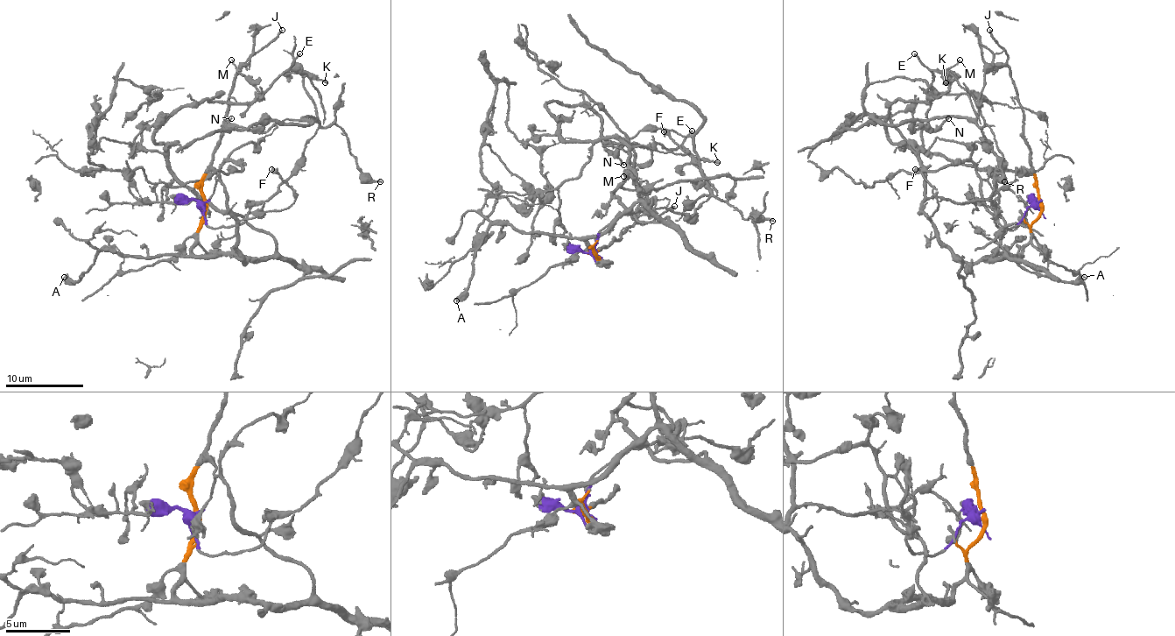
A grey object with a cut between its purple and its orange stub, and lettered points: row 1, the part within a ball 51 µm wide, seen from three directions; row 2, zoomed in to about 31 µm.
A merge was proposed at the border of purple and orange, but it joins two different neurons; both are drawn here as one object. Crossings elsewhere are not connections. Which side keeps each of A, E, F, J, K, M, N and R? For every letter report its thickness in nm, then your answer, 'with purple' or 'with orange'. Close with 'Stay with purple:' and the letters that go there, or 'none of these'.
A: 180 nm | with orange
E: 200 nm | with orange
F: 440 nm | with orange
J: 200 nm | with orange
K: 190 nm | with orange
M: 130 nm | with orange
N: 150 nm | with purple
R: 200 nm | with purple
Stay with purple: N, R

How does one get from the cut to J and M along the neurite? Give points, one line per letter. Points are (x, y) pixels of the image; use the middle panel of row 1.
J: (596, 257), (594, 254), (602, 246), (616, 241), (628, 227), (650, 223), (675, 206)
M: (596, 257), (585, 239), (637, 200), (628, 149), (567, 141), (545, 106), (645, 147), (624, 176)

